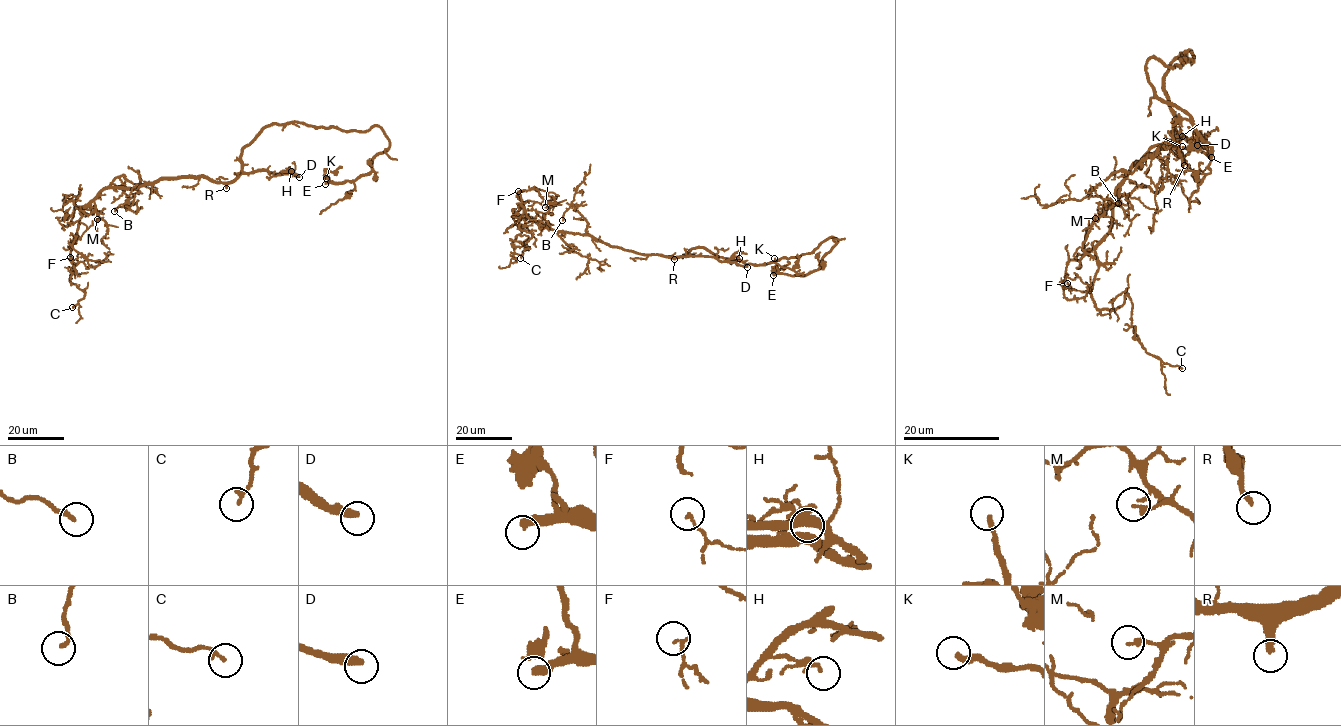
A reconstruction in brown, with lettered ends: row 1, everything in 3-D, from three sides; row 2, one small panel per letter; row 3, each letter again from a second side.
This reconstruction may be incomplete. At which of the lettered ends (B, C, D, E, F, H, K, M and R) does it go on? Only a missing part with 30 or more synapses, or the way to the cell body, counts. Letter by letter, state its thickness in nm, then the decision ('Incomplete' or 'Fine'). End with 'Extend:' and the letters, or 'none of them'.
B: Thickness 200 nm. Fine
C: Thickness 180 nm. Fine
D: Thickness 360 nm. Incomplete
E: Thickness 400 nm. Fine
F: Thickness 160 nm. Fine
H: Thickness 160 nm. Fine
K: Thickness 240 nm. Incomplete
M: Thickness 190 nm. Fine
R: Thickness 260 nm. Incomplete
Extend: D, K, R

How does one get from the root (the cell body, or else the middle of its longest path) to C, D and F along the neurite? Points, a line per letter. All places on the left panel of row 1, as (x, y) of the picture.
C: (229, 181), (178, 176), (103, 189), (84, 208), (73, 240), (70, 281), (84, 296), (72, 307)
D: (229, 181), (242, 173), (259, 171), (290, 173), (299, 177)
F: (229, 181), (178, 176), (147, 182), (134, 188), (106, 187), (84, 208), (70, 252), (73, 262), (70, 257)

